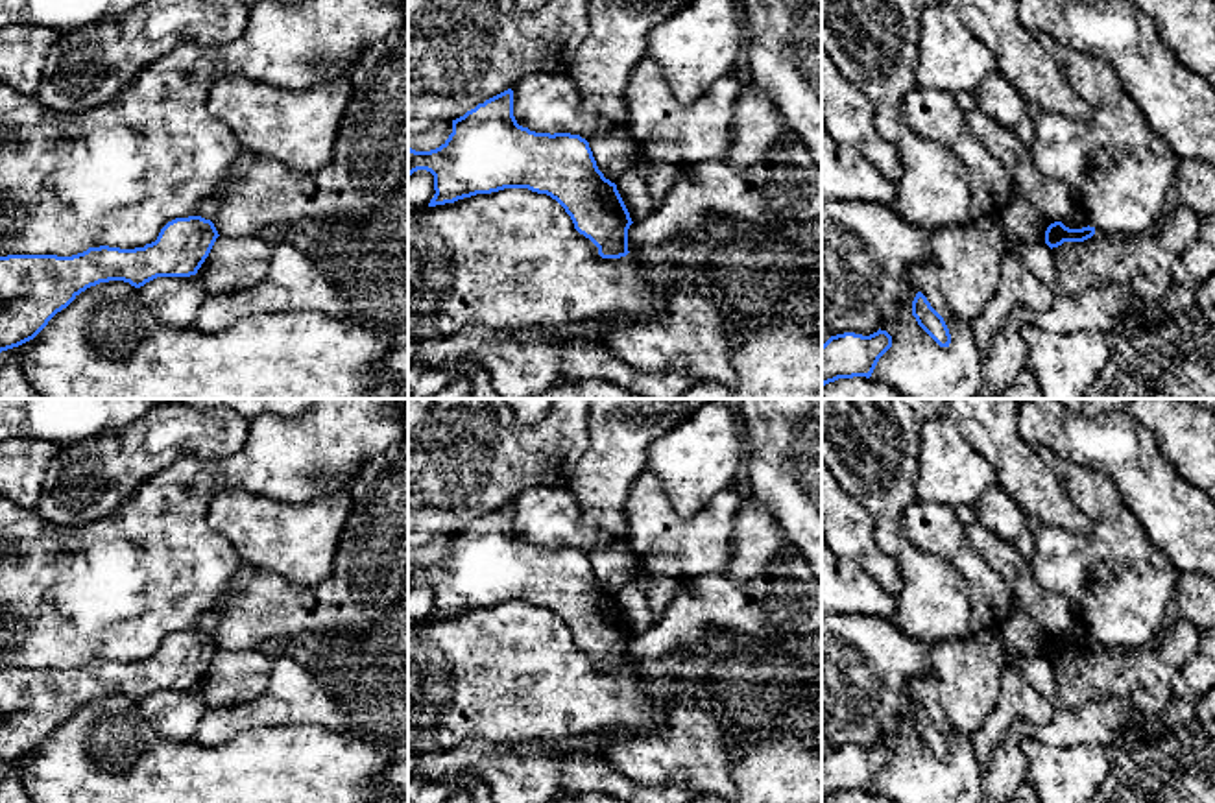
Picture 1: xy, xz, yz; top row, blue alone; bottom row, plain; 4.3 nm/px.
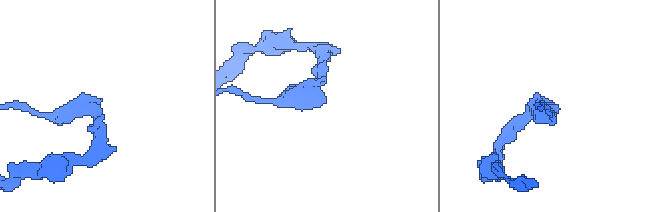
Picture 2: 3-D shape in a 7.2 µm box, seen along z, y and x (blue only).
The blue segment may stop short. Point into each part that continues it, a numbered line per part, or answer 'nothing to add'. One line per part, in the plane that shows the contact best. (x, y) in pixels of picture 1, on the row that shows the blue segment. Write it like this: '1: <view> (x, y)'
nothing to add

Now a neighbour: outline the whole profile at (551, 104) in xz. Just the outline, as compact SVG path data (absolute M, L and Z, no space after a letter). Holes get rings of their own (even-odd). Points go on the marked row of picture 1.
M532 74L513 87L513 116L535 133L571 133L589 140L611 126L583 107L582 92L569 74Z

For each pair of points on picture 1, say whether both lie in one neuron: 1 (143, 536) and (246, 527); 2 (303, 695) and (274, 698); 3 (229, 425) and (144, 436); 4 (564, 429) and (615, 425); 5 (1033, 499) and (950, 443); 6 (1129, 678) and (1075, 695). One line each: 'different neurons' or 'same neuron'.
1: different neurons
2: same neuron
3: same neuron
4: different neurons
5: different neurons
6: same neuron

